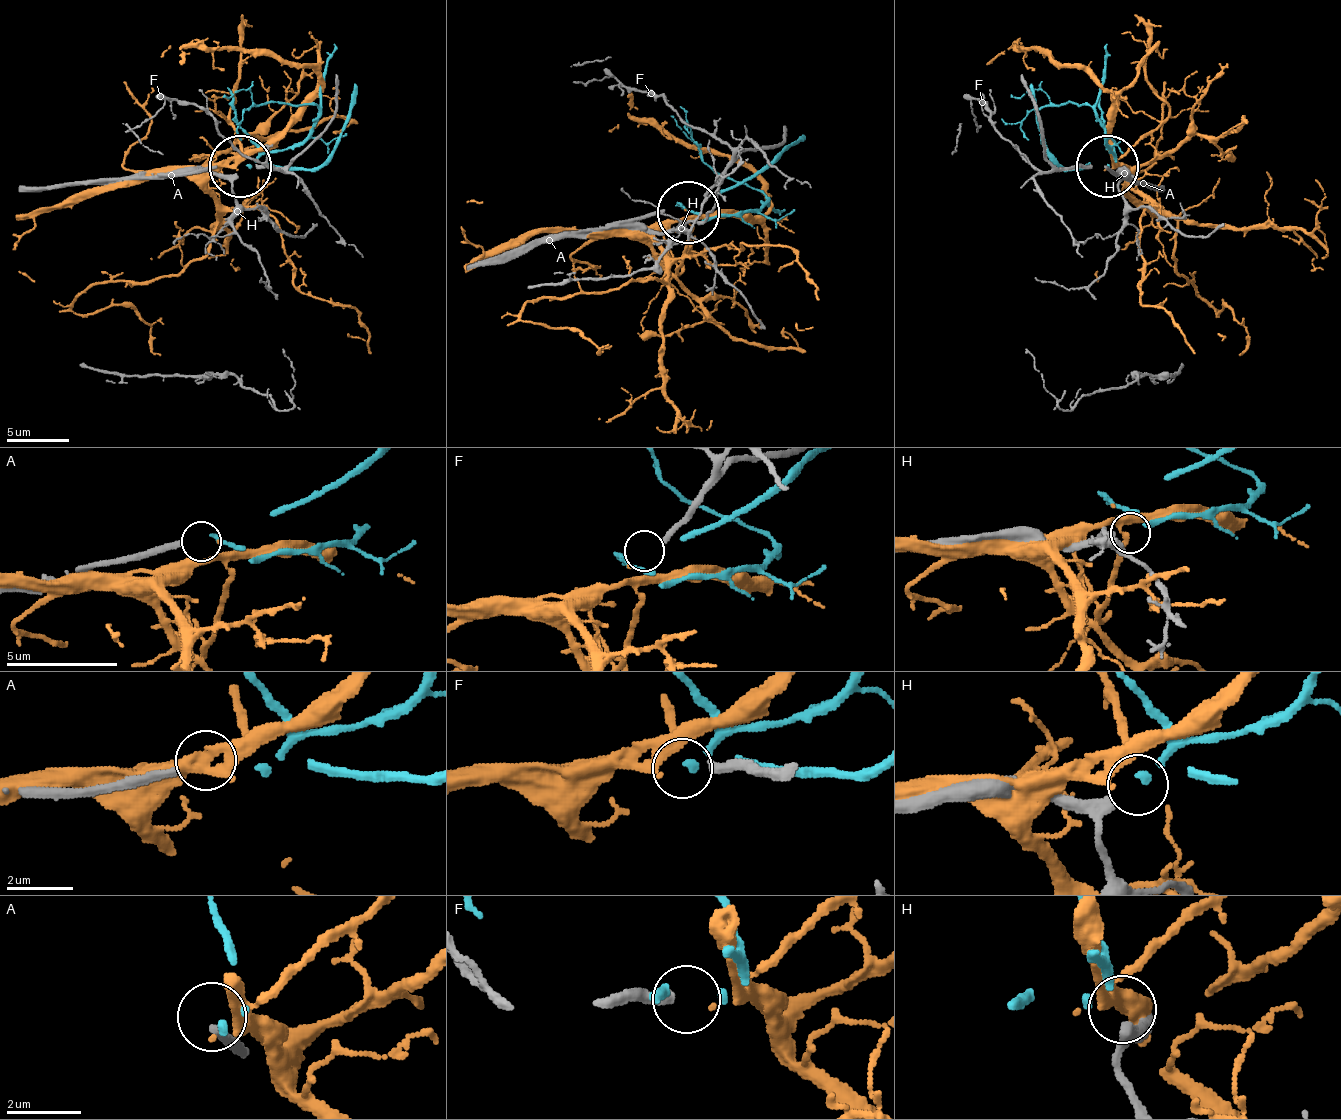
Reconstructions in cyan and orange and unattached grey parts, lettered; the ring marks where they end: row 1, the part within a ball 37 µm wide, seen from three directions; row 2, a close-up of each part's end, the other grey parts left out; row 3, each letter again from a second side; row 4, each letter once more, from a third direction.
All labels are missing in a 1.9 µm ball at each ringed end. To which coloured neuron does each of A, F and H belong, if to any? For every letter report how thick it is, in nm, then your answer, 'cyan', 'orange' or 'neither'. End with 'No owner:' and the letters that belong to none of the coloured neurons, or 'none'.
A: calibre 260 nm; neither
F: calibre 280 nm; orange
H: calibre 260 nm; cyan
No owner: A

